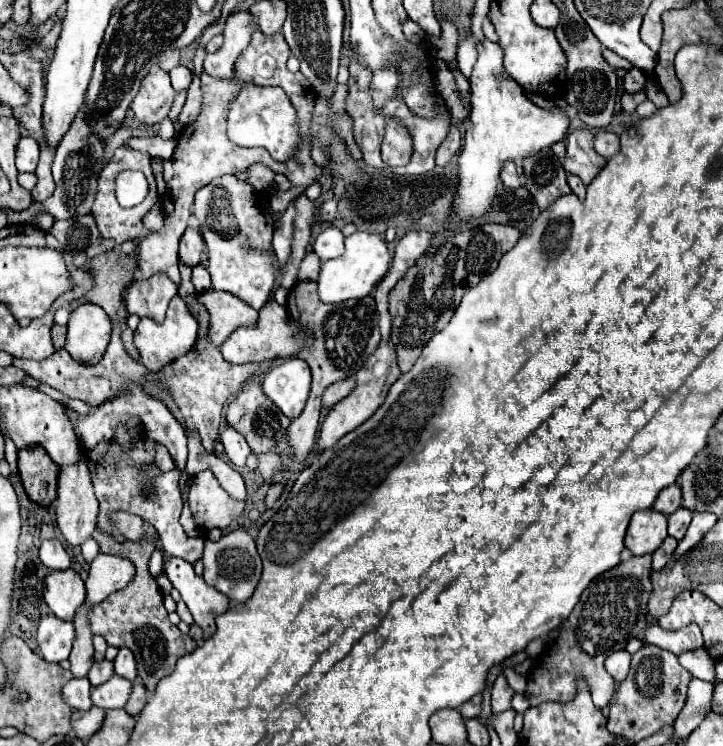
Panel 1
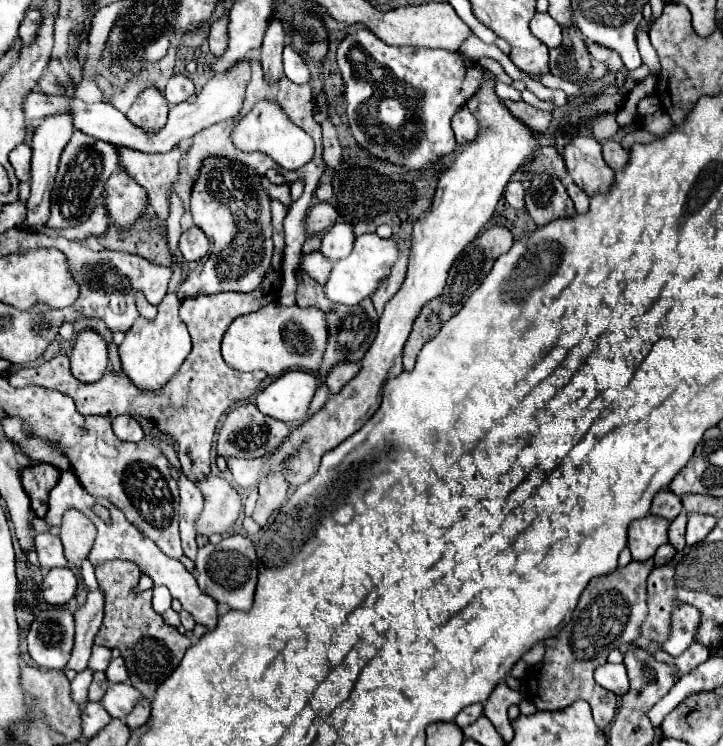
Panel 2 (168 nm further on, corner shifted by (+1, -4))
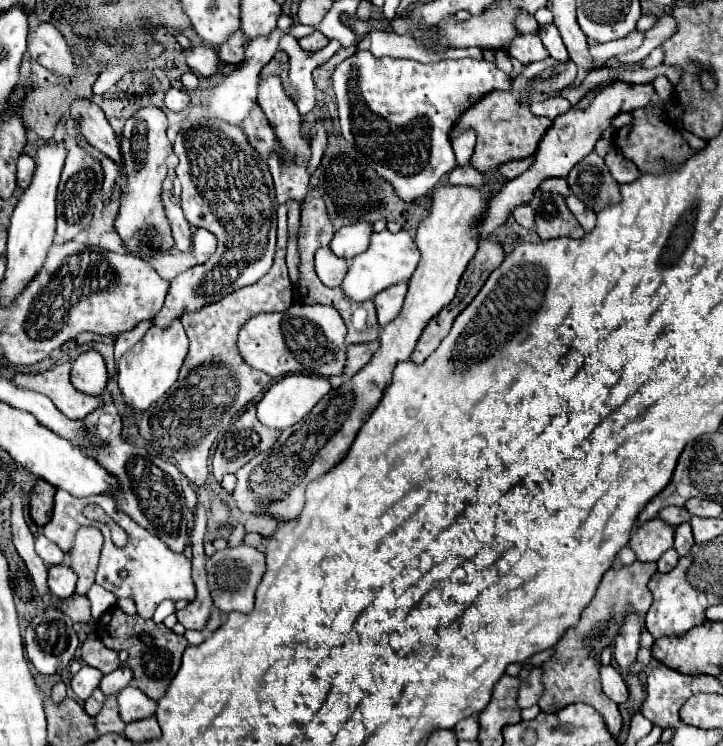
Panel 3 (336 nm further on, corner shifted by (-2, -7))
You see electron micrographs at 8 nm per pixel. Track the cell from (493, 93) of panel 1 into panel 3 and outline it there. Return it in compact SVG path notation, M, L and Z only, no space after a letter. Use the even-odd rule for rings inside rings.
M489 183L481 187L443 185L433 191L431 211L417 227L415 245L421 253L421 261L409 279L401 313L381 329L379 349L353 379L345 381L339 389L331 389L307 419L281 431L275 451L257 455L235 473L237 487L233 497L243 513L269 513L281 519L297 517L305 503L305 487L347 455L361 425L379 405L383 391L392 382L395 365L411 357L425 323L455 299L457 283L477 251L479 227L485 217L483 211L487 211L491 195Z

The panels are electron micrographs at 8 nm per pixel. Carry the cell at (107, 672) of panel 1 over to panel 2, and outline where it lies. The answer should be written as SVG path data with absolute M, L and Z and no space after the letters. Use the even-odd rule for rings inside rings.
M94 672L94 680L92 680L90 690L88 690L88 700L90 702L100 702L106 690L108 690L108 680L106 680L104 672Z

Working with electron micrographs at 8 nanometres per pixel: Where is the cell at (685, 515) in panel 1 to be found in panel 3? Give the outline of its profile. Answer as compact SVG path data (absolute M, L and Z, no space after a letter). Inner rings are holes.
M683 523L675 529L675 551L683 557L689 553L689 549L693 547L693 535L691 535L691 525Z

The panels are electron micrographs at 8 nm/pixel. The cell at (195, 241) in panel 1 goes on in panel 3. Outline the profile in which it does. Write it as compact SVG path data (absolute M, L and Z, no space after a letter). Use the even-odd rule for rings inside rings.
M197 229L193 233L193 243L191 243L191 253L193 257L197 259L197 263L205 263L213 253L215 253L215 247L217 247L217 239L215 235L211 235L207 229Z

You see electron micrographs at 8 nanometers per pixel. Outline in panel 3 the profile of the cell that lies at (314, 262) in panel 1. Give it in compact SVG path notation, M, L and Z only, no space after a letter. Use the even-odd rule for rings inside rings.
M323 247L315 253L315 271L325 287L337 287L347 273L347 261L333 255L329 247Z

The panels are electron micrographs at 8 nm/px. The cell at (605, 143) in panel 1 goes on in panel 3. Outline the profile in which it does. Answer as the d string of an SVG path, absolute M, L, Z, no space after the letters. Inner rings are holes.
M611 147L609 149L609 153L605 155L605 165L609 167L609 171L611 171L611 175L613 175L613 179L617 183L635 181L641 175L639 169L637 169L637 165L631 159L627 159L621 153L621 149L617 149L617 147Z

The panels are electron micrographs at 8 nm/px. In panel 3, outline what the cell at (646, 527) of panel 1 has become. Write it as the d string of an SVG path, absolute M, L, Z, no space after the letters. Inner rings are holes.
M655 517L633 531L629 547L635 551L639 561L657 561L667 549L673 547L673 529L663 519Z

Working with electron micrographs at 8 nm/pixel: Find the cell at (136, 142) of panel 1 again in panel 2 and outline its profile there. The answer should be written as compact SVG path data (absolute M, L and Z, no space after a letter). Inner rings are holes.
M76 130L60 158L58 176L52 190L52 214L48 220L48 228L60 230L88 220L88 216L98 204L98 198L102 196L108 176L116 168L118 168L118 152L112 144L96 140L92 136L84 136L82 132Z

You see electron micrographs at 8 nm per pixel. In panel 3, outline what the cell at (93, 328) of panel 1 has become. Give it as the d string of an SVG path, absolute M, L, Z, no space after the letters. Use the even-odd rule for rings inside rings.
M89 349L73 361L71 383L75 389L89 395L101 395L107 387L107 379L109 379L107 367L99 351Z

